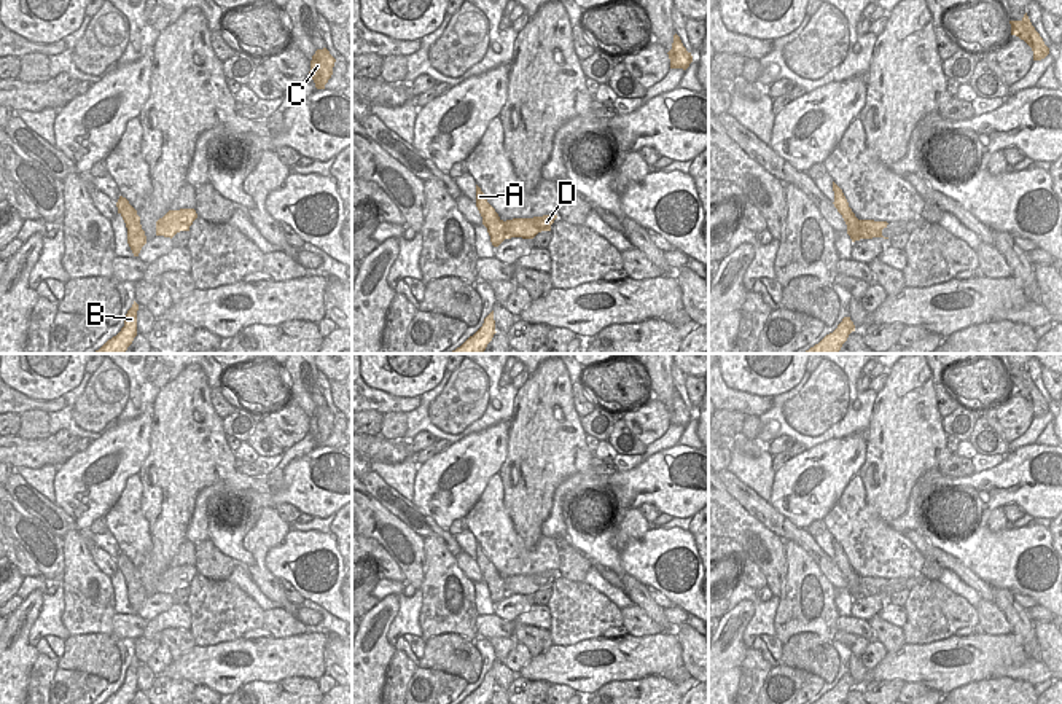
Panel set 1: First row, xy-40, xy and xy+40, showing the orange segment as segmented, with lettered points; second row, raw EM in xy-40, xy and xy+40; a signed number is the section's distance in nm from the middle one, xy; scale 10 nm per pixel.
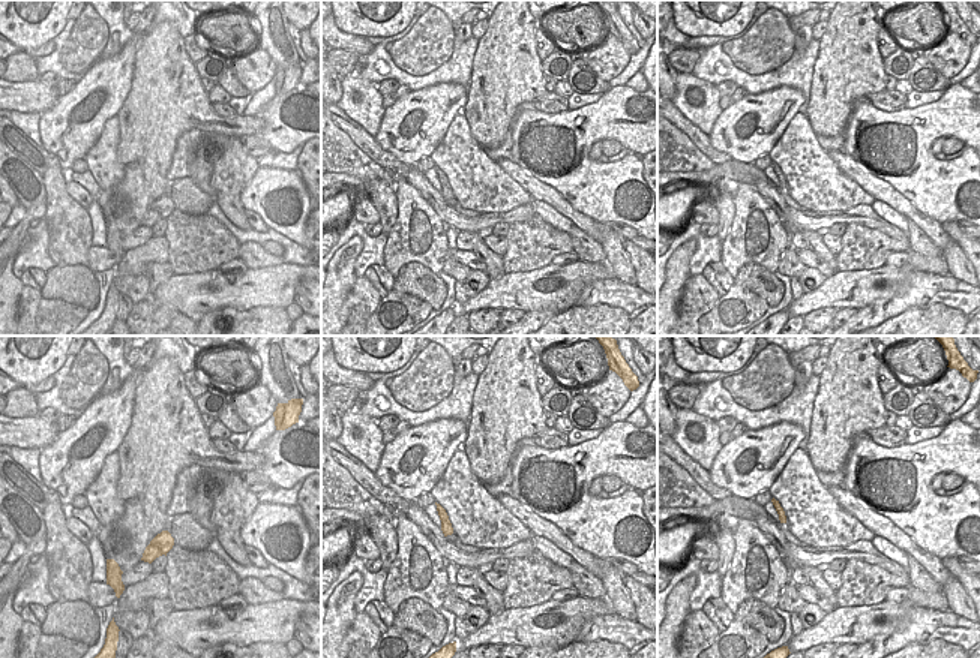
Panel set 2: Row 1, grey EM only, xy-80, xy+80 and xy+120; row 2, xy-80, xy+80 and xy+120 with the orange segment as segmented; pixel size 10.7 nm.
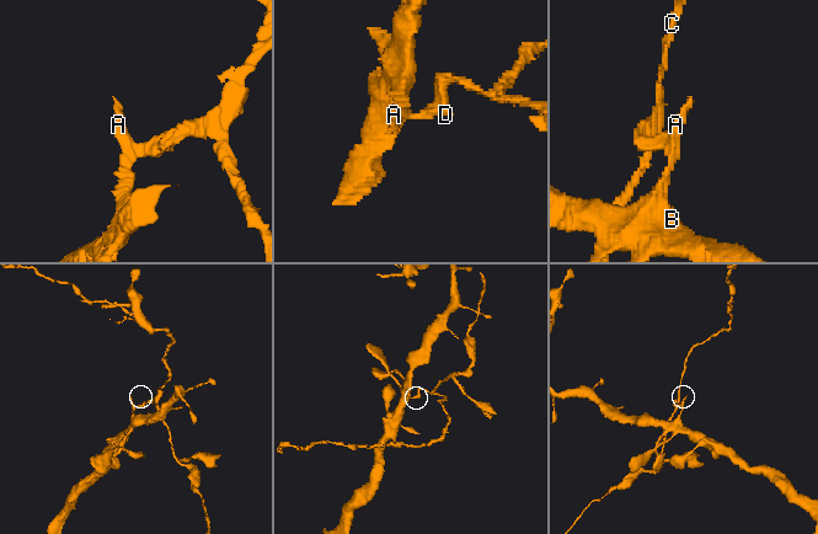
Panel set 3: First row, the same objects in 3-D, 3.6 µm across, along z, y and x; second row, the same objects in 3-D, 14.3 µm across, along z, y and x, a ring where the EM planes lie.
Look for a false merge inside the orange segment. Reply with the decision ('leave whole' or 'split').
split

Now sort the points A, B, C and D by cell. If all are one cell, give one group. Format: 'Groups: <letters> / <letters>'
Groups: A B / C D

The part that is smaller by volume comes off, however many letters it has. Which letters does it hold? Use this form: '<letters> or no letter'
C, D

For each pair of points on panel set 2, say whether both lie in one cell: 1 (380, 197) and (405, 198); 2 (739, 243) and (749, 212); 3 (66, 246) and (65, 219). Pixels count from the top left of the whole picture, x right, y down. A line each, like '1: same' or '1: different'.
1: different
2: same
3: same

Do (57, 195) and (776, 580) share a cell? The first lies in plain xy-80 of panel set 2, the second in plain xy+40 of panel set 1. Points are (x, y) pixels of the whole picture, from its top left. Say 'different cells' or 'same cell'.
different cells

